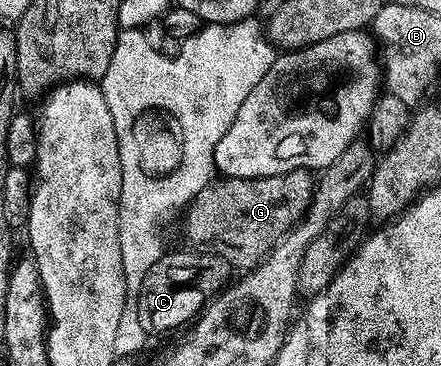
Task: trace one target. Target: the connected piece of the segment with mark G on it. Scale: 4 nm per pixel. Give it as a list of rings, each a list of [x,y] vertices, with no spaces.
[[[298,169],[261,179],[212,180],[200,193],[194,194],[191,204],[186,206],[183,229],[195,244],[192,246],[228,245],[241,260],[248,261],[248,266],[254,267],[303,220],[313,196],[311,177],[308,170]]]

